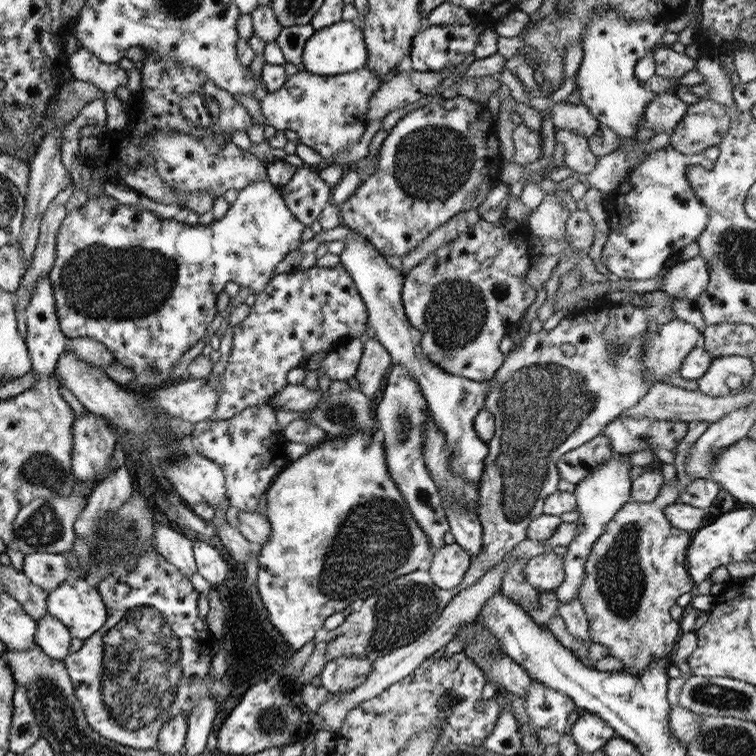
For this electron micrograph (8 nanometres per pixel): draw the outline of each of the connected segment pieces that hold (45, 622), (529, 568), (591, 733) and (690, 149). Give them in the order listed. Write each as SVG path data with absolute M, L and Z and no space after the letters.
M47 612L36 621L34 642L48 658L62 662L68 654L71 639L67 628Z
M543 552L527 559L522 575L535 590L540 592L554 591L563 580L563 558L553 552Z
M585 710L579 713L569 732L577 749L589 755L597 750L601 751L603 746L615 736L613 729L609 728L606 722Z
M701 98L699 102L690 104L685 110L683 119L669 135L669 146L685 155L704 152L710 146L718 145L728 132L727 106L717 104L710 98Z

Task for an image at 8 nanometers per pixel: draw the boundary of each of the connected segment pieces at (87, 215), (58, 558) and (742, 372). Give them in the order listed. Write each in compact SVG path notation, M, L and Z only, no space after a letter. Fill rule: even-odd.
M255 182L245 186L245 189L239 191L237 199L227 209L227 212L221 218L214 219L209 225L187 225L177 222L173 219L160 219L153 212L137 205L127 206L119 204L117 200L108 198L104 194L97 194L93 198L88 198L79 208L71 210L63 217L55 236L55 255L52 268L49 270L47 278L51 281L53 289L53 299L55 299L55 315L59 321L59 329L67 338L90 338L100 342L109 353L113 354L115 362L129 368L133 371L133 383L137 385L155 385L169 378L169 371L175 365L183 352L193 346L199 340L202 340L206 334L207 325L217 316L215 300L217 292L223 290L225 282L235 282L238 286L244 286L251 289L252 294L257 294L263 290L263 287L273 277L272 272L275 266L289 252L297 251L301 244L301 234L305 230L305 225L295 219L293 214L287 209L283 200L280 188L271 186L268 182Z
M34 553L26 557L21 571L31 583L49 593L72 577L72 570L67 567L70 561L71 556L66 554Z
M713 357L705 373L696 380L697 390L707 396L733 395L748 386L754 373L750 357ZM729 376L739 378L739 384L735 384L735 388L727 386Z

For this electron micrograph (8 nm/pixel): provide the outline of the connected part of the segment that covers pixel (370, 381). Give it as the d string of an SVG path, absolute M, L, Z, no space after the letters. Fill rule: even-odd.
M376 339L362 340L362 354L350 383L364 396L372 397L391 367L387 350Z

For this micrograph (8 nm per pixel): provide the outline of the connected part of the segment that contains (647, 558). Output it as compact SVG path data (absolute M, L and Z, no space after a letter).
M667 478L667 482L671 484L671 490L667 490L667 488L663 488L661 492L658 492L658 495L654 498L653 502L635 502L628 501L623 504L615 514L613 514L613 518L605 524L605 530L603 530L603 534L593 542L593 546L591 546L591 554L587 556L587 560L585 560L585 566L583 566L583 580L581 580L581 584L579 584L579 592L578 592L578 602L581 604L584 616L586 617L589 635L591 641L593 643L599 643L601 646L604 646L609 651L608 655L615 658L621 665L622 669L625 673L631 674L633 677L639 677L652 663L663 659L664 656L670 656L674 653L674 647L676 646L678 637L681 634L680 626L678 621L673 621L670 618L669 610L672 606L675 606L675 600L684 592L693 593L697 589L697 585L693 582L692 578L689 576L686 569L686 550L690 541L691 533L690 531L685 531L678 529L677 527L671 526L671 523L667 521L665 515L663 514L663 507L668 504L675 503L677 500L677 496L679 494L679 488L675 488L675 478Z

